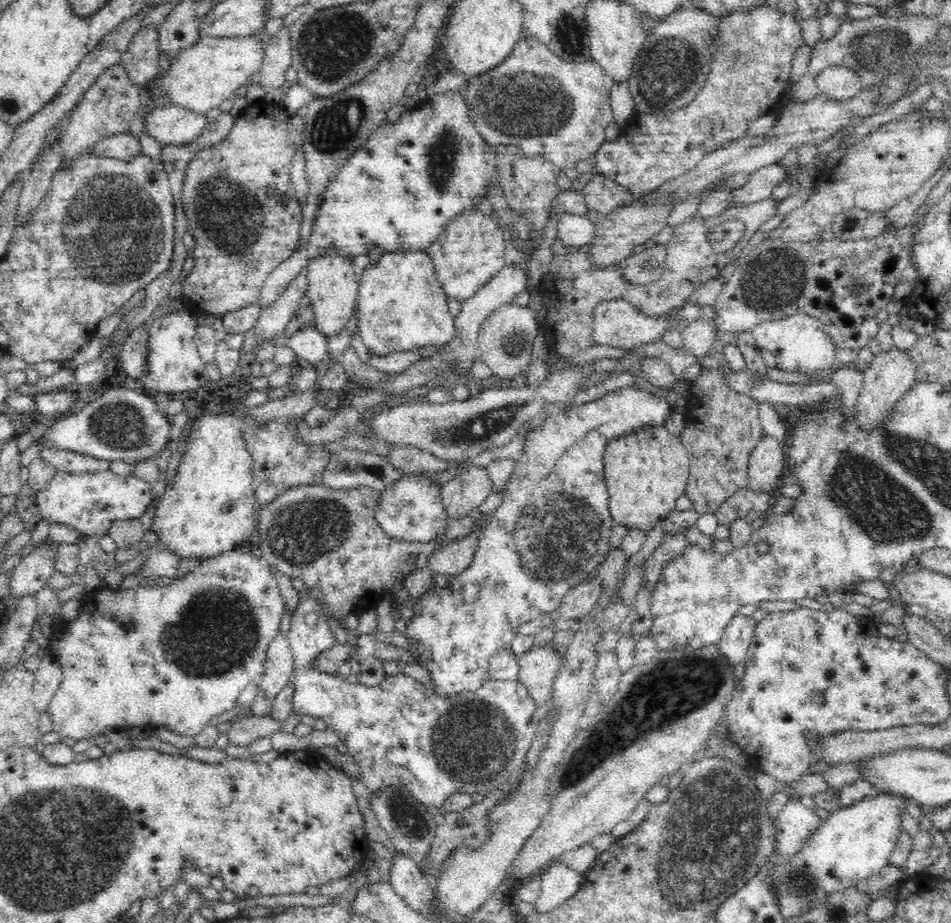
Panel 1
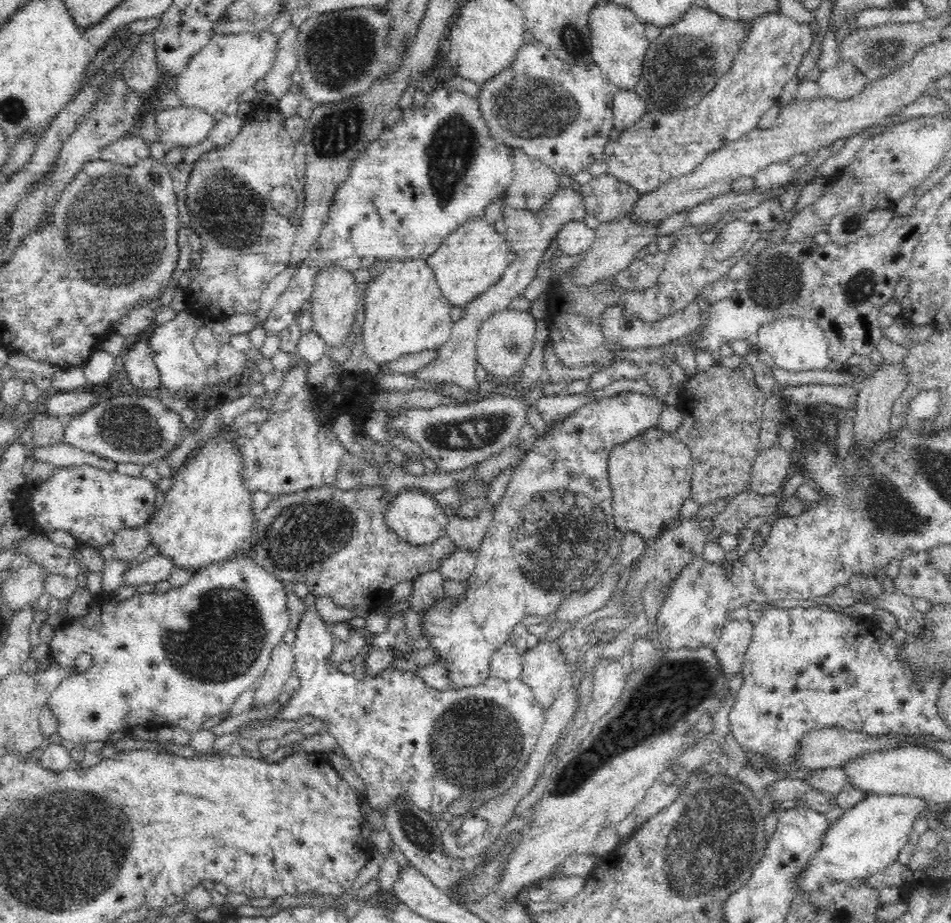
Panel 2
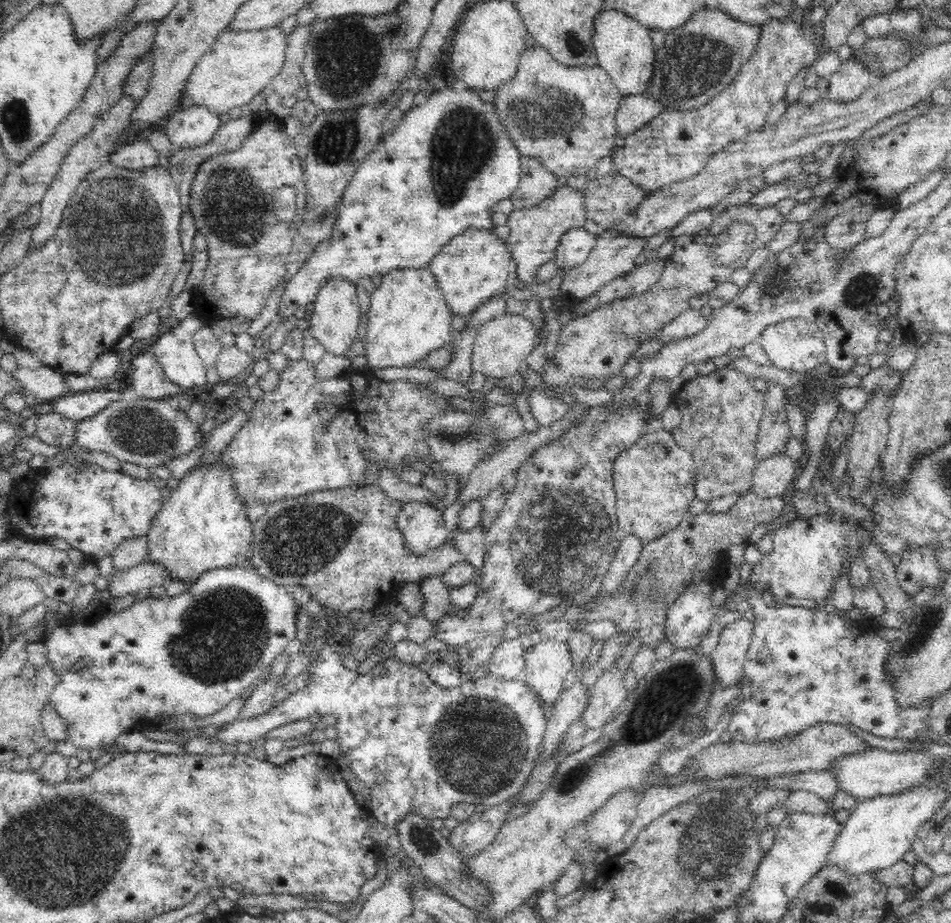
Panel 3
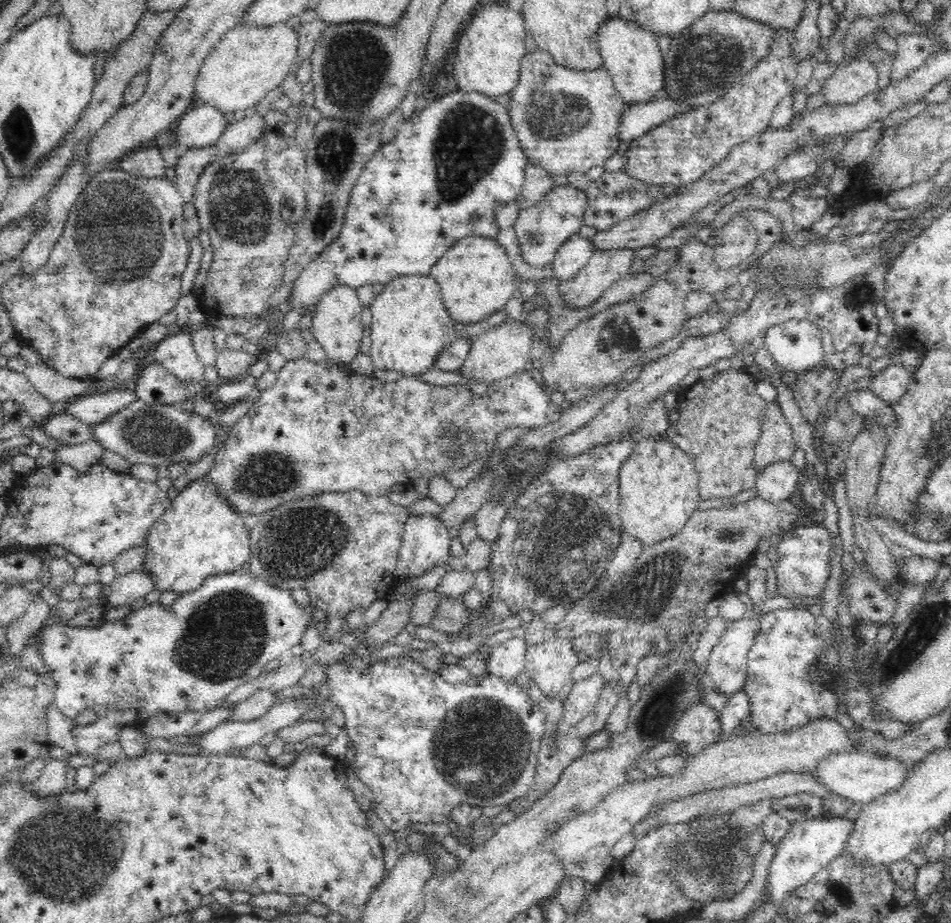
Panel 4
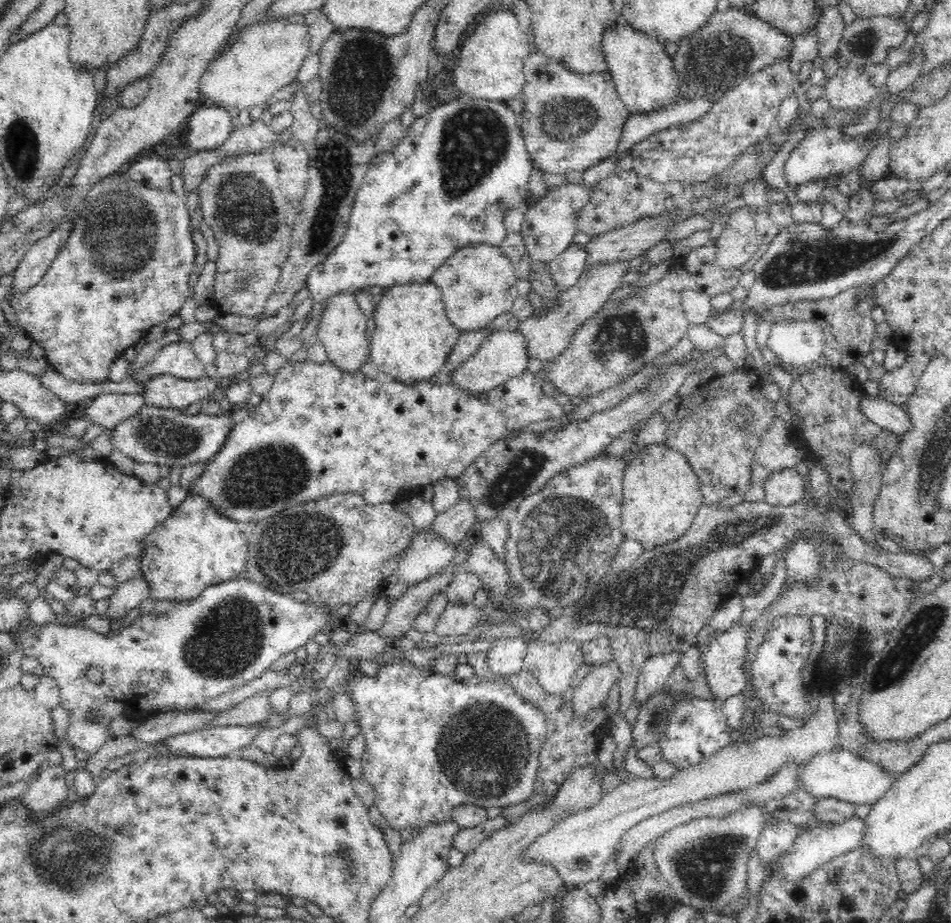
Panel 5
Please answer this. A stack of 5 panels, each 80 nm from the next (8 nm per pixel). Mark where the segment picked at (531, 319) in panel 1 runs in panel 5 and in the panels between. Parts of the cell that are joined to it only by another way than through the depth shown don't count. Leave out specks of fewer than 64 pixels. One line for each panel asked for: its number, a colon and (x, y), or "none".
2: (504, 341)
3: (501, 344)
4: (501, 351)
5: (503, 354)

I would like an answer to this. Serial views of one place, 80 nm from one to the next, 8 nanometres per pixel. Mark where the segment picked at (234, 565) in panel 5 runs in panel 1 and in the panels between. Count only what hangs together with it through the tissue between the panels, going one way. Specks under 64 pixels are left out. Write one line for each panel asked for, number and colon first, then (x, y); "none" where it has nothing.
1: (211, 508)
2: (206, 517)
3: (203, 525)
4: (200, 535)

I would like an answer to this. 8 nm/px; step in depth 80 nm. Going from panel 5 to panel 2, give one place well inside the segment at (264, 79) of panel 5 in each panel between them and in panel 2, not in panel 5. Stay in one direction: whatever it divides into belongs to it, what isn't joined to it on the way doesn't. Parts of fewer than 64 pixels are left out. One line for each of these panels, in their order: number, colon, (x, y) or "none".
2: (219, 73)
3: (240, 65)
4: (250, 61)

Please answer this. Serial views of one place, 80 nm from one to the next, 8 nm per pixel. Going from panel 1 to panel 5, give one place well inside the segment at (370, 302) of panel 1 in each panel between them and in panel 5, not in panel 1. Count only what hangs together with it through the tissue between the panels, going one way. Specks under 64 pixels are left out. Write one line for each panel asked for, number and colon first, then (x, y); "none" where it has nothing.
2: (406, 312)
3: (408, 317)
4: (410, 325)
5: (413, 335)

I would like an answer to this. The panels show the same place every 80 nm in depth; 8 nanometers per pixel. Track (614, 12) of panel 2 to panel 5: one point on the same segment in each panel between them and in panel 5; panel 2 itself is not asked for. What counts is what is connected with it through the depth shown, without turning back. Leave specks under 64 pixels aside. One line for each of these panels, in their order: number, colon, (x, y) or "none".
3: (624, 47)
4: (630, 53)
5: (643, 72)

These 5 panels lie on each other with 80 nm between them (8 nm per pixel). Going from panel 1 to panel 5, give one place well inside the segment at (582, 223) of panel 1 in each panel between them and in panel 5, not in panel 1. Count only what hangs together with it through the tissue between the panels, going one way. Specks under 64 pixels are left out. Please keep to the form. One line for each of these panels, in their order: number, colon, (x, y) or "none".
2: (574, 237)
3: (576, 244)
4: (575, 252)
5: (566, 268)

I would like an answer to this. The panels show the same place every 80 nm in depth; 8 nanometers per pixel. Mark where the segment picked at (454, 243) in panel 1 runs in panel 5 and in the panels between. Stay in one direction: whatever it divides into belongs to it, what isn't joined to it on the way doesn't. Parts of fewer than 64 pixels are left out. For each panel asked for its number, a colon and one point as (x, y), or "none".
2: (473, 256)
3: (470, 268)
4: (475, 275)
5: (478, 284)

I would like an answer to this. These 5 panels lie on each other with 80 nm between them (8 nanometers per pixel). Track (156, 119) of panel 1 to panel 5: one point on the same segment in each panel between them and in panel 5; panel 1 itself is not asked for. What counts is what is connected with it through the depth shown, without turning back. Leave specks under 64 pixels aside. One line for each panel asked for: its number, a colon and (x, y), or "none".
2: (182, 127)
3: (191, 126)
4: (200, 127)
5: (208, 128)

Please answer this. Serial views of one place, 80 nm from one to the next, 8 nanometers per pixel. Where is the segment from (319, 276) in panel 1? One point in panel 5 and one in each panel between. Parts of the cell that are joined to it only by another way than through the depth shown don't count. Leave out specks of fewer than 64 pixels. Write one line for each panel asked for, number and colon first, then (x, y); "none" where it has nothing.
2: (334, 300)
3: (336, 317)
4: (337, 325)
5: (343, 331)

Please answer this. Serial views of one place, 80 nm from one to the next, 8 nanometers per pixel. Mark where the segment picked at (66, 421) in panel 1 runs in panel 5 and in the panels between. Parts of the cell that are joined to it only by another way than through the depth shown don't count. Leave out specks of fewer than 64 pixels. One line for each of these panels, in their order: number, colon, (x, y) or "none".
2: (140, 430)
3: (150, 432)
4: (158, 434)
5: (163, 436)

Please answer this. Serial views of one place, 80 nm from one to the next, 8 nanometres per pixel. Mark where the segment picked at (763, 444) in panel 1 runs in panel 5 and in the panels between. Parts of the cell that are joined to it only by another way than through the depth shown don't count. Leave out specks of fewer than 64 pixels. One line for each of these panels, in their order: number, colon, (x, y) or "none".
2: (768, 473)
3: (771, 477)
4: (777, 482)
5: (786, 486)

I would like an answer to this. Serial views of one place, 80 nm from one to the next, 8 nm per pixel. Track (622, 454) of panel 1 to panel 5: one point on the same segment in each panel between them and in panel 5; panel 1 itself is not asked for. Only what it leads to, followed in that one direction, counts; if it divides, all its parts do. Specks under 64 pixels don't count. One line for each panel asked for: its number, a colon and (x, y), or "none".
2: (650, 475)
3: (654, 479)
4: (658, 483)
5: (661, 493)

